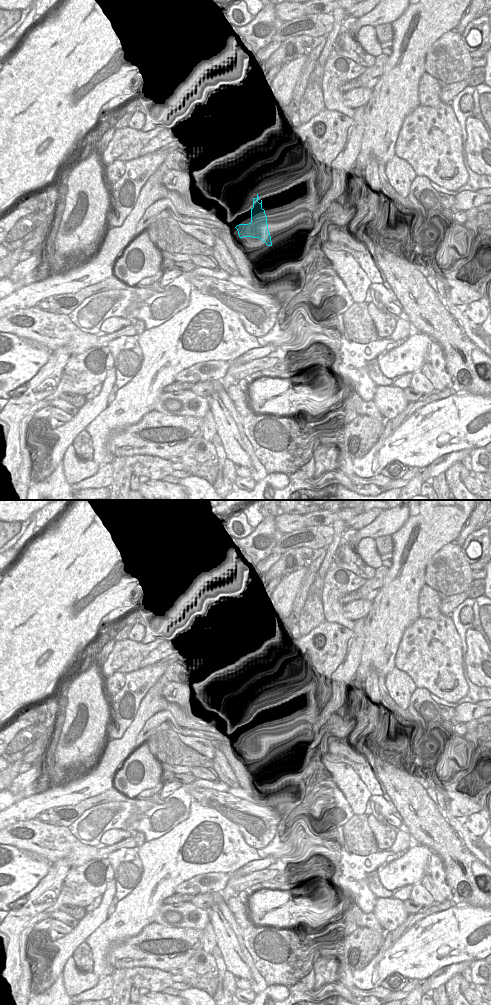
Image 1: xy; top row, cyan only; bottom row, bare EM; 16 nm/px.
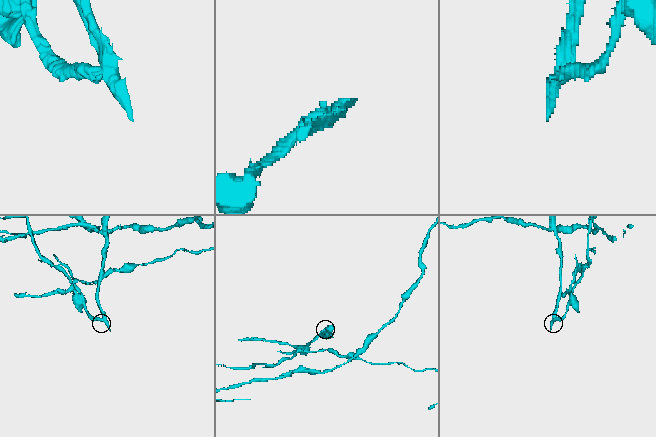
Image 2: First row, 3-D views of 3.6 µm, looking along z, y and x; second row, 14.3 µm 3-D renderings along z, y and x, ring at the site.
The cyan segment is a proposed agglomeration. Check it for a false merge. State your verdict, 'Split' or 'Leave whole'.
Split

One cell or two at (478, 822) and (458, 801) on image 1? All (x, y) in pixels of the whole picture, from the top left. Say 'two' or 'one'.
two

